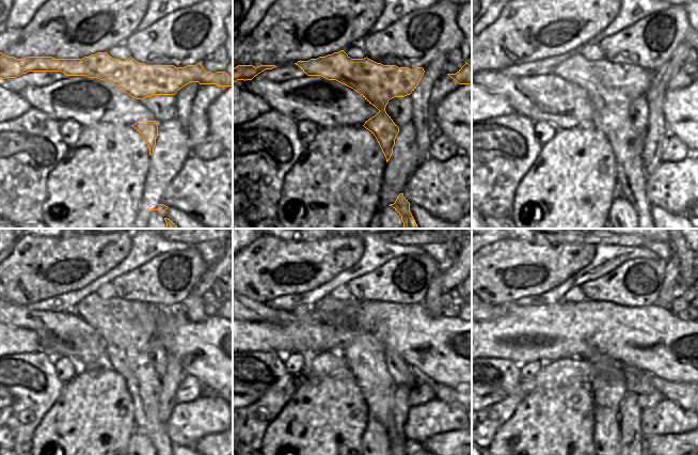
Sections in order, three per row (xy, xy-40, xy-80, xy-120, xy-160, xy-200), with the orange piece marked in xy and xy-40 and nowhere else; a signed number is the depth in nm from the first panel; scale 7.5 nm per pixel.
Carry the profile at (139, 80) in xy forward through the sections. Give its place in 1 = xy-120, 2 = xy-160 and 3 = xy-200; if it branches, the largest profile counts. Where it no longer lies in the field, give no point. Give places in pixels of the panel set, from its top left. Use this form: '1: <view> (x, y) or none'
1: xy-120 (127, 327)
2: xy-160 (364, 354)
3: xy-200 (609, 392)

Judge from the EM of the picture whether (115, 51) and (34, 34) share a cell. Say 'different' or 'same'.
different

